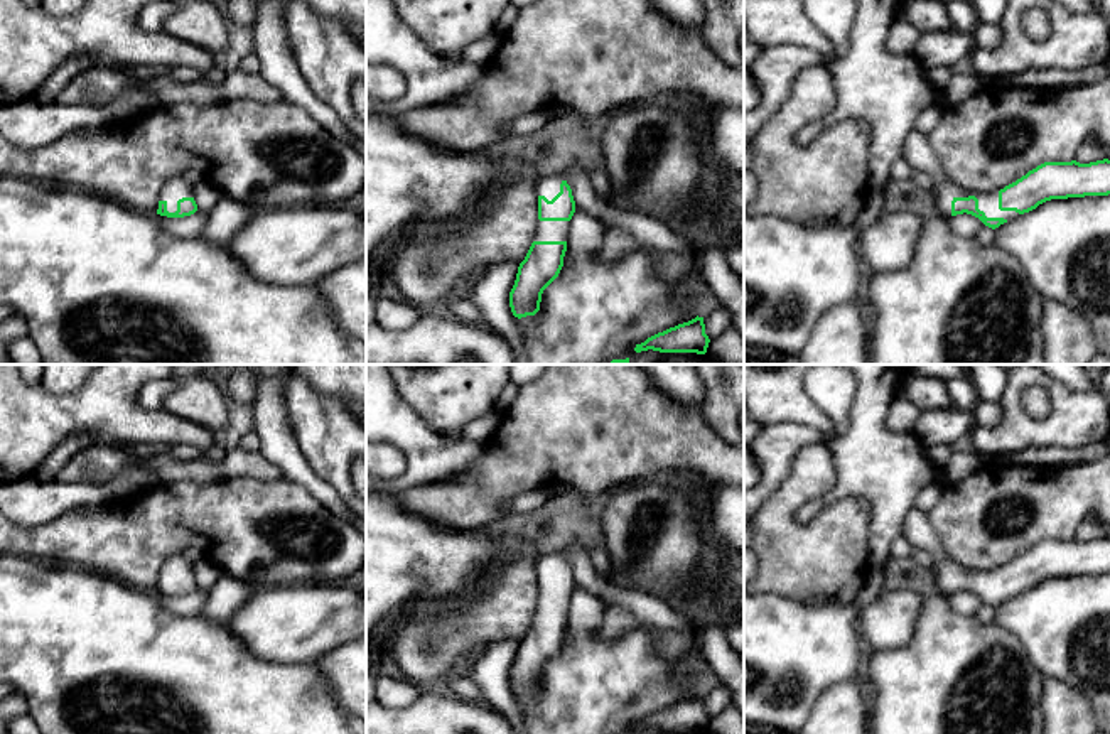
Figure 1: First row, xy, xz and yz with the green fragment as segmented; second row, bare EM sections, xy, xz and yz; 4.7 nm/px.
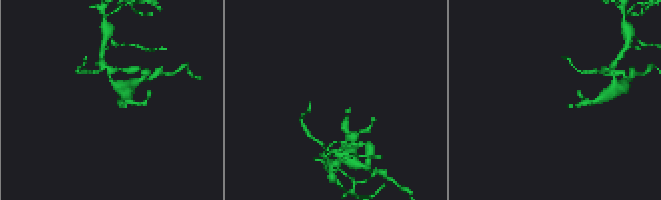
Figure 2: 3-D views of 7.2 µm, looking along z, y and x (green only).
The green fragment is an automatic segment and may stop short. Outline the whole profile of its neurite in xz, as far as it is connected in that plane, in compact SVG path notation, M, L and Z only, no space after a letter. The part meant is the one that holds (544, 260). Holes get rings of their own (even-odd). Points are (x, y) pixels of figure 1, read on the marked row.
M570 170L542 177L535 184L540 221L535 241L520 263L509 292L509 307L518 319L535 316L540 310L543 290L563 267L568 226L575 213L572 189L565 181Z

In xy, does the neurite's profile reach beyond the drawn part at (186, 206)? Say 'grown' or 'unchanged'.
grown

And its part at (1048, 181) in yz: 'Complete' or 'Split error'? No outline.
Split error

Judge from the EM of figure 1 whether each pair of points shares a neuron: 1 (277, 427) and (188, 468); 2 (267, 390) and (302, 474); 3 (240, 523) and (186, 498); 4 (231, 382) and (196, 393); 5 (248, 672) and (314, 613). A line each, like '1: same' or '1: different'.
1: different
2: same
3: same
4: different
5: different

